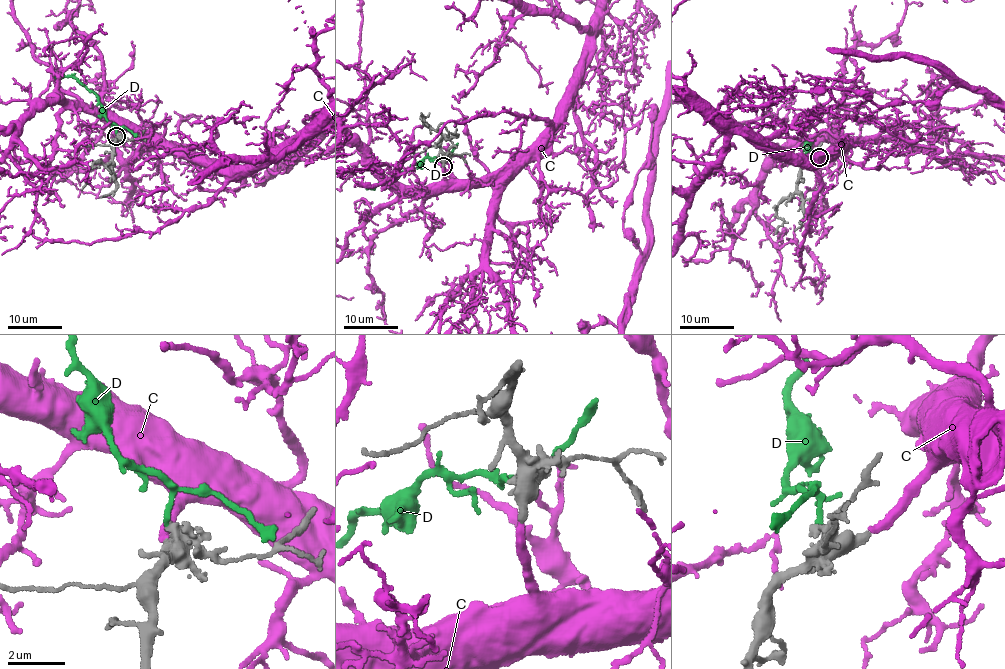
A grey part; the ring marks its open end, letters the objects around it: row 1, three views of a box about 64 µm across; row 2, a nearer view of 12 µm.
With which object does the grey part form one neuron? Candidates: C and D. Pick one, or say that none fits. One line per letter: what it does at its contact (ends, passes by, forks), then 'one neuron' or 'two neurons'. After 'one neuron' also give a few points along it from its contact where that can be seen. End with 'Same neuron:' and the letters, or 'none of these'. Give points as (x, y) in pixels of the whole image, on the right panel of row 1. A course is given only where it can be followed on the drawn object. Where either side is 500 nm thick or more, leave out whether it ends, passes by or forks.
C: it ends | one neuron
D: it ends | two neurons
Same neuron: C

